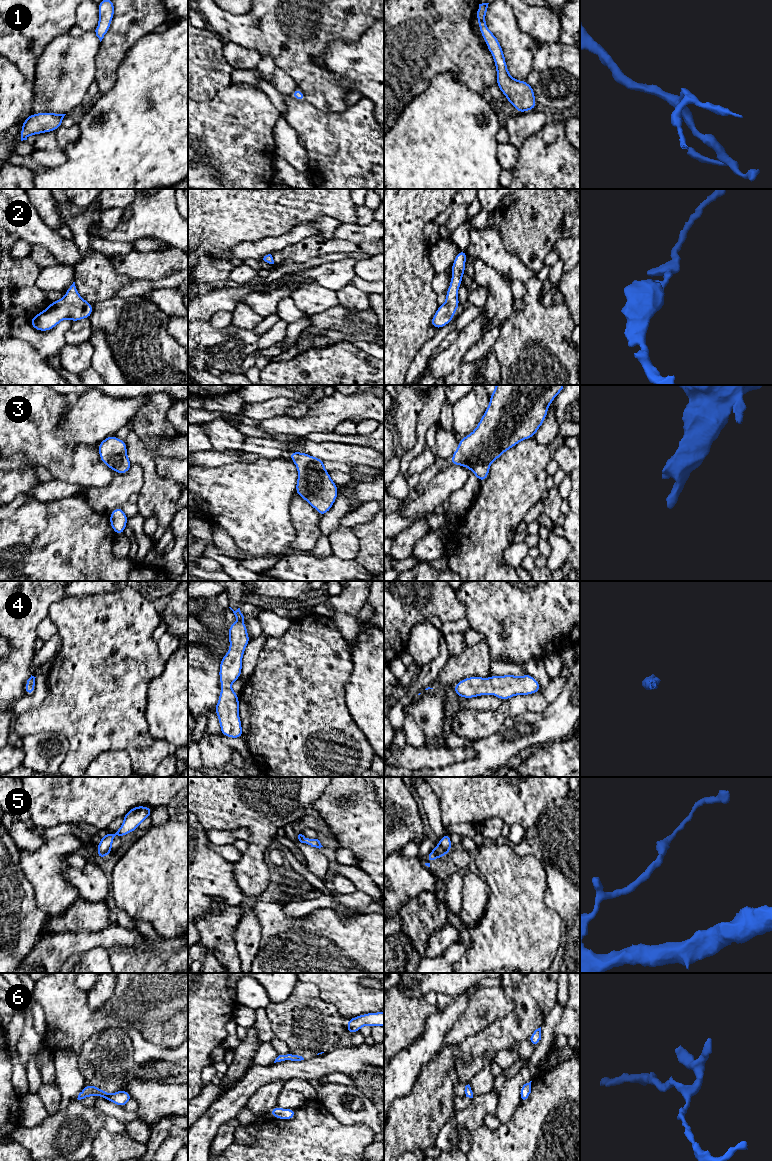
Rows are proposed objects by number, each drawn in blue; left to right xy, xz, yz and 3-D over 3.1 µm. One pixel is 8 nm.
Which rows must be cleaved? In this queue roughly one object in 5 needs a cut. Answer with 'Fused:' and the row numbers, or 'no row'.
Fused: no row

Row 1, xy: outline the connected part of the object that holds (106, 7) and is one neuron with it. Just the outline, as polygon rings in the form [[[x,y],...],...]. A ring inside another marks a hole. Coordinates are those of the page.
[[[102,0],[98,4],[99,22],[95,30],[96,36],[100,42],[104,38],[105,34],[109,31],[111,21],[114,17],[114,3],[113,0]]]

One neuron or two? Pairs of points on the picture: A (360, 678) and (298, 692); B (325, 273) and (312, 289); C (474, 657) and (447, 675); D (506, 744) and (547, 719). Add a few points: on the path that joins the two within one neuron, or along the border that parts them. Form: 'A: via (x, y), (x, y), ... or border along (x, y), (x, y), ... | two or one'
A: border along (350, 656), (352, 671), (345, 686), (345, 703) | two
B: border along (314, 282), (336, 292) | two
C: via (467, 664), (458, 667), (454, 671) | one
D: via (516, 738), (532, 735), (538, 729) | one

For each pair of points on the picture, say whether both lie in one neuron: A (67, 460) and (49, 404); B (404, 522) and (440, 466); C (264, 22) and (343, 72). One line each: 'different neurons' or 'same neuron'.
A: same neuron
B: same neuron
C: different neurons

